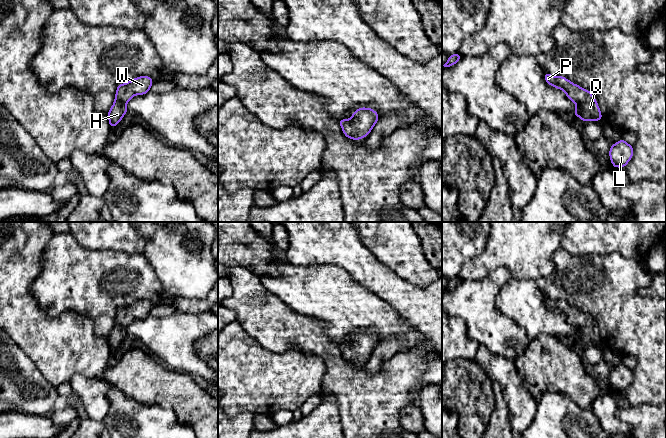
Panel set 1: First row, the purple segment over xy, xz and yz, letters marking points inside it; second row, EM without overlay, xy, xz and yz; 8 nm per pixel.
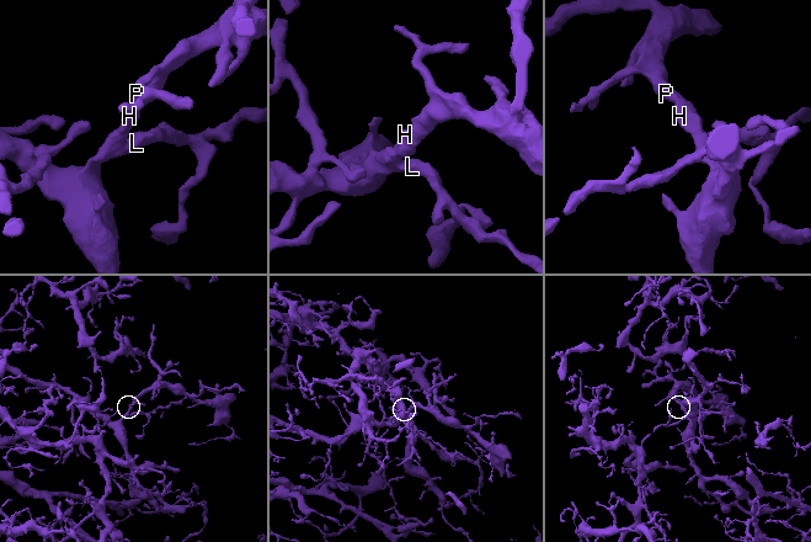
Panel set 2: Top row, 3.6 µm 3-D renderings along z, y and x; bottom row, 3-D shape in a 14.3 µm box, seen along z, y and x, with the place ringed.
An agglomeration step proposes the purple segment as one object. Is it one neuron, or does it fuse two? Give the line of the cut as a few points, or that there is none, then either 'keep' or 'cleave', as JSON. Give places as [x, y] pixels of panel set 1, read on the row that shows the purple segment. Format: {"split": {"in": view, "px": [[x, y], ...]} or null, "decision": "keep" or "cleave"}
{"split": null, "decision": "keep"}

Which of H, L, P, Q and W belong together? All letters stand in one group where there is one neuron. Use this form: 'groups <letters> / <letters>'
groups H L P Q W

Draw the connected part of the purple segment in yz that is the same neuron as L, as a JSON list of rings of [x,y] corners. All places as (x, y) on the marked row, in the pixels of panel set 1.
[[[624,139],[611,145],[609,156],[614,168],[625,168],[634,154],[633,146],[629,145]]]

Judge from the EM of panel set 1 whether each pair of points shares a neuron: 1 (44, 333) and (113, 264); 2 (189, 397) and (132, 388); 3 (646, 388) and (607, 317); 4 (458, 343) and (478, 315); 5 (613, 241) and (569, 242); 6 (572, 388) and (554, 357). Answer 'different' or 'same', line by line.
1: different
2: same
3: same
4: different
5: same
6: same

